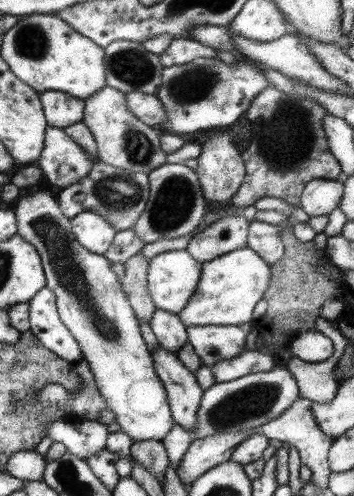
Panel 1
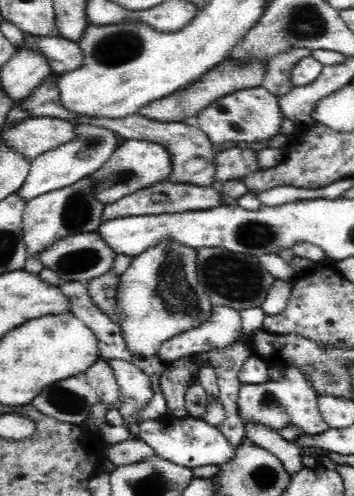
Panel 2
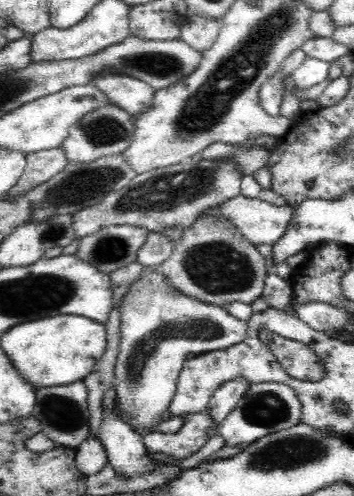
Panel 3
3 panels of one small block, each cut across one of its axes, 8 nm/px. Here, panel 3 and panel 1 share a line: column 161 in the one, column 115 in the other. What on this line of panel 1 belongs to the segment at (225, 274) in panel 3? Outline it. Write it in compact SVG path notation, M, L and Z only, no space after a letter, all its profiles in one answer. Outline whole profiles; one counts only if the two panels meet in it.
M133 256L123 264L111 264L111 268L121 278L121 288L127 294L139 324L149 324L157 310L149 294L149 262L141 256Z

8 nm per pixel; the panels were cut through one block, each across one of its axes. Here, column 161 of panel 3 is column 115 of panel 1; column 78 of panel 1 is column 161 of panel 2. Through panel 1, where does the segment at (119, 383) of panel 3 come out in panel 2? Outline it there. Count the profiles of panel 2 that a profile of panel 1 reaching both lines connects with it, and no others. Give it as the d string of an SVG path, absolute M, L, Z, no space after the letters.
M164 240L162 244L156 244L154 248L148 248L146 252L132 258L130 268L120 276L118 284L118 296L116 296L116 312L120 314L120 328L122 328L122 340L128 346L128 352L138 358L156 358L162 344L172 340L174 336L184 334L188 328L194 328L206 320L210 320L212 314L212 302L210 296L206 296L206 290L202 290L202 284L198 284L198 250L182 246L174 240Z

